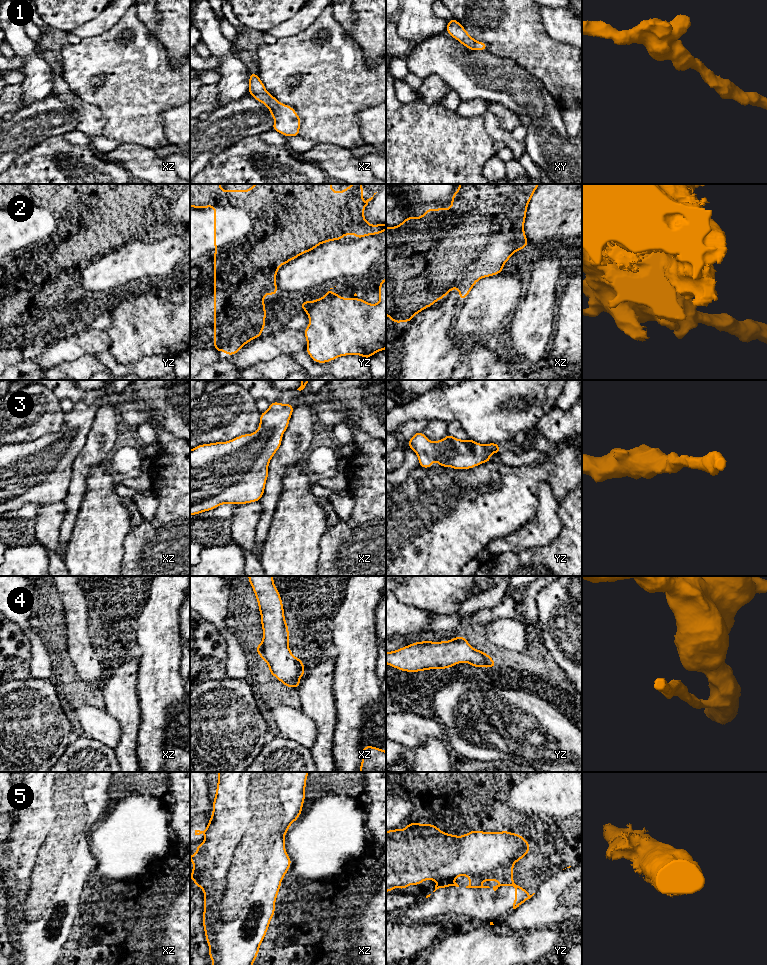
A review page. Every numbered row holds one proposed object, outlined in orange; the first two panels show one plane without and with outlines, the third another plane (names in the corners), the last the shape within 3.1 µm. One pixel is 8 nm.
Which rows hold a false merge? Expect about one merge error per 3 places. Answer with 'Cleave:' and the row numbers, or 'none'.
Cleave: 2

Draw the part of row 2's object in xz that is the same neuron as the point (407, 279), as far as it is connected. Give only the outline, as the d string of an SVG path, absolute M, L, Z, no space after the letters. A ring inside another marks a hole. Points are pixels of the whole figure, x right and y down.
M386 227L386 315L396 325L400 322L410 322L417 313L425 309L425 295L439 262L439 241L424 241L423 257L410 258L397 253L395 227Z

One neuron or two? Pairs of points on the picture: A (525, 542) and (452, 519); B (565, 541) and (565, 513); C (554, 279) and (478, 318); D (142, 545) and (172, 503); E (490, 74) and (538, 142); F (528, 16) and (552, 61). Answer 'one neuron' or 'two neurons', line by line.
A: two neurons
B: one neuron
C: two neurons
D: one neuron
E: one neuron
F: one neuron

